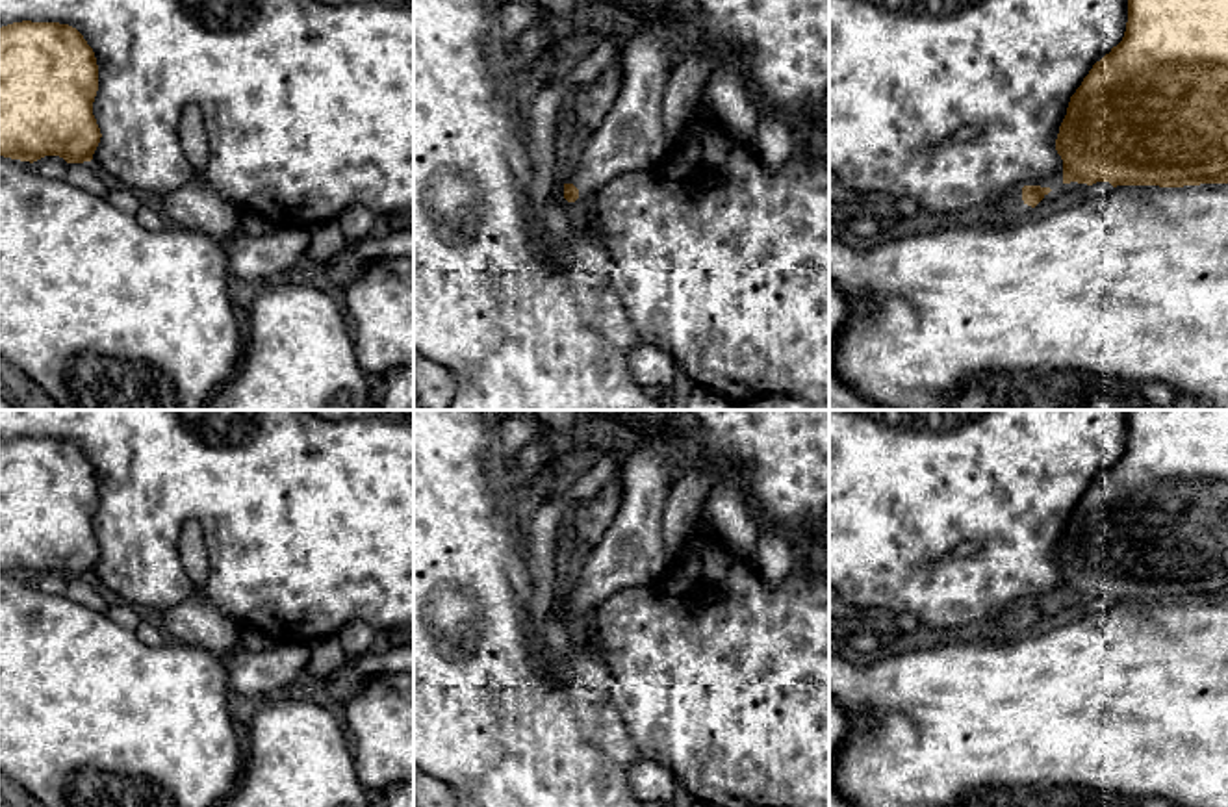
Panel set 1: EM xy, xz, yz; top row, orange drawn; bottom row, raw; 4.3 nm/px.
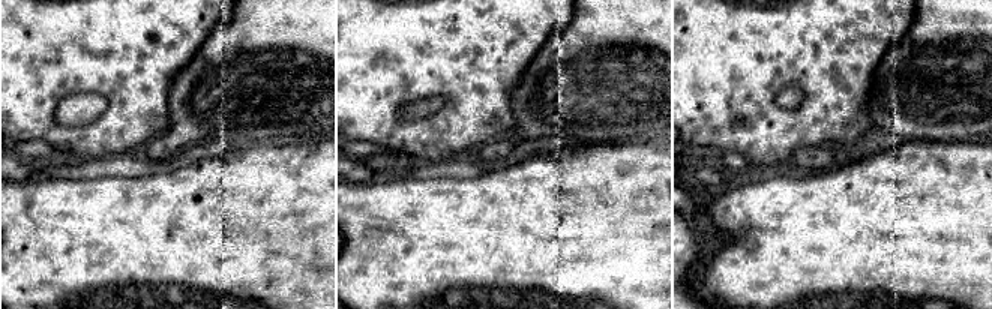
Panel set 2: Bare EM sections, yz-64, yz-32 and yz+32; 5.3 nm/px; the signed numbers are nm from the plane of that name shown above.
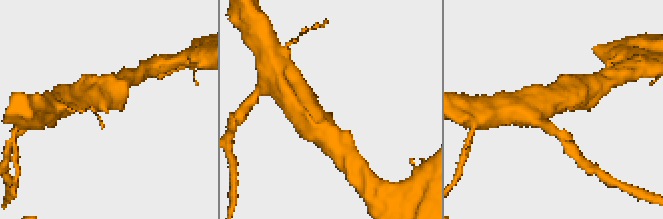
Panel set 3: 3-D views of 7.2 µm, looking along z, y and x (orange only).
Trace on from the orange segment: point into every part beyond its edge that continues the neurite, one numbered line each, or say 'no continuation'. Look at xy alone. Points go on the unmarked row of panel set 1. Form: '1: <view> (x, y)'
no continuation

